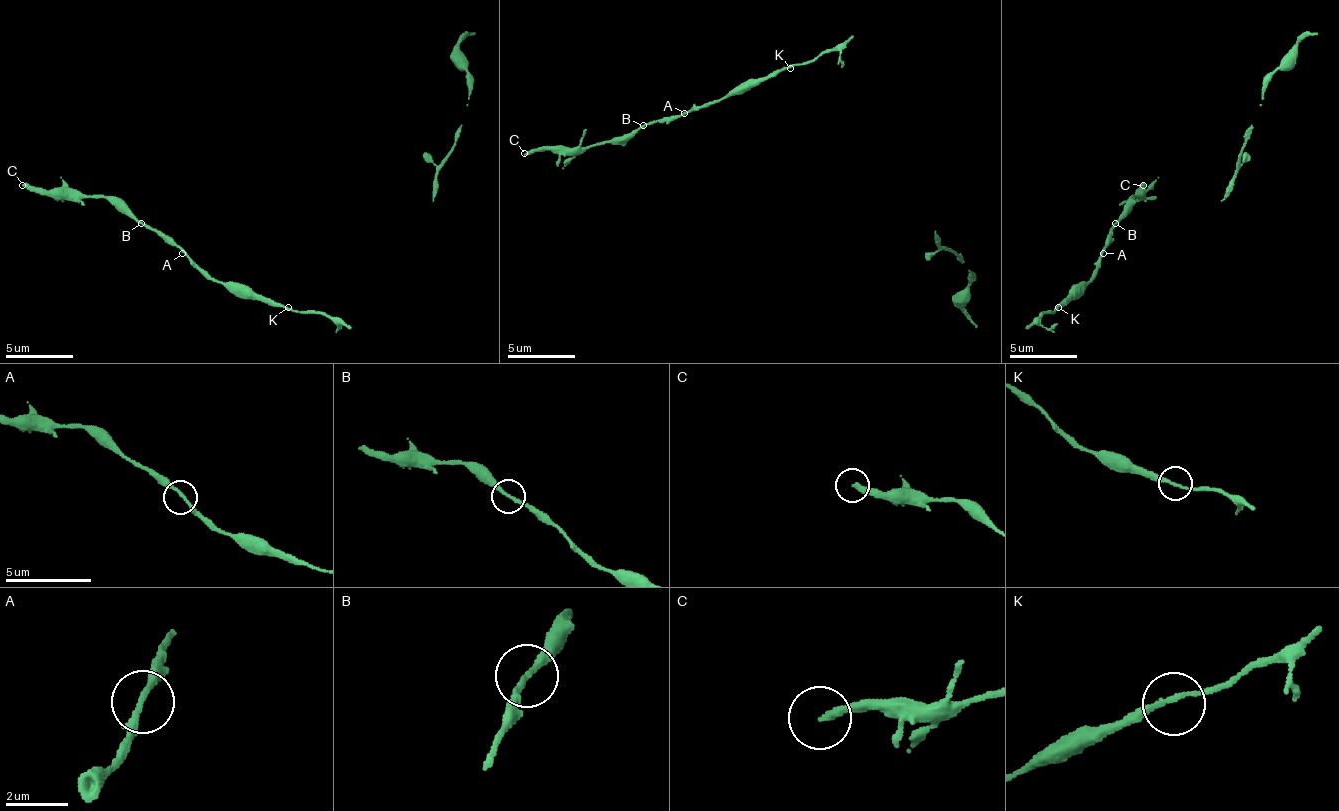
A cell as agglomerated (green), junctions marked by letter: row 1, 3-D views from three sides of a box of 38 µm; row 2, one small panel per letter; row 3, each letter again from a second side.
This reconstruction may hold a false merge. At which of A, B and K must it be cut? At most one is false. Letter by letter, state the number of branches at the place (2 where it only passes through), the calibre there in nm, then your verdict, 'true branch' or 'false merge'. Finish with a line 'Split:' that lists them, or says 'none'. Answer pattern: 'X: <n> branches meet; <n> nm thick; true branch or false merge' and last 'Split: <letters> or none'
A: 2 branches meet; 180 nm thick; true branch
B: 2 branches meet; 200 nm thick; true branch
K: 2 branches meet; 180 nm thick; true branch
Split: none

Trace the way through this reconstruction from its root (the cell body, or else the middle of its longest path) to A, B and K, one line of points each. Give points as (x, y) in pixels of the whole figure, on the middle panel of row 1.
A: (841, 68), (841, 55), (827, 51), (762, 79), (749, 79), (722, 99), (691, 106), (684, 113)
B: (841, 68), (841, 55), (827, 51), (762, 79), (749, 79), (722, 99), (643, 126)
K: (841, 68), (841, 55), (837, 51), (817, 55), (810, 62), (790, 68)

